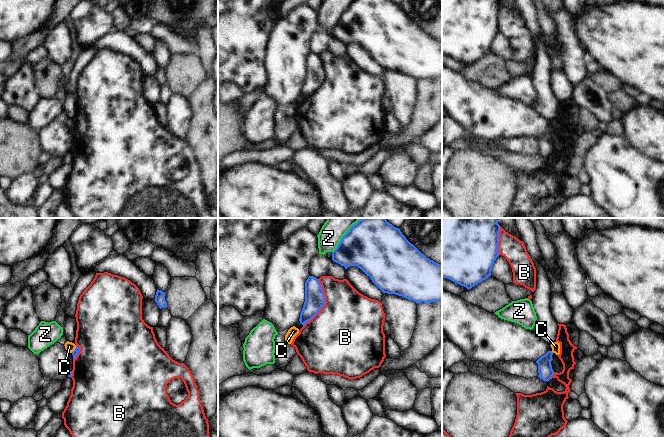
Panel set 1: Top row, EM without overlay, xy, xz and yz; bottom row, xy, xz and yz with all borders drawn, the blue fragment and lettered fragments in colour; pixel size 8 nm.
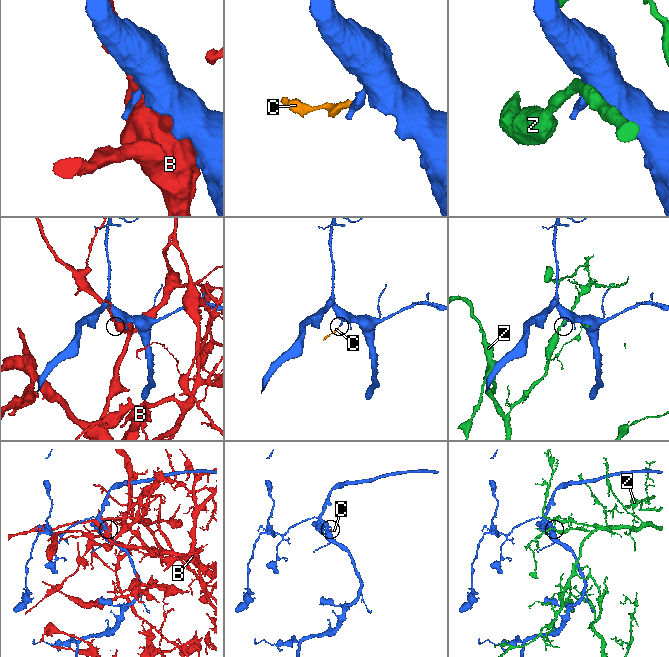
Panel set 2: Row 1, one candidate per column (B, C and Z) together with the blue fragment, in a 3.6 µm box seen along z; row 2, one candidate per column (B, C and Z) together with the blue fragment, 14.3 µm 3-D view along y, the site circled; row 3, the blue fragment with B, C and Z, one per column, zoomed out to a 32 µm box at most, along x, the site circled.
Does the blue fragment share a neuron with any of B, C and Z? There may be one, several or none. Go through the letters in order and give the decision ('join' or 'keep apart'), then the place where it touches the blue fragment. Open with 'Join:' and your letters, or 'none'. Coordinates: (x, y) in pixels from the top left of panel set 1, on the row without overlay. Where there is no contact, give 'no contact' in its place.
Join: none
B: keep apart | xz (324, 79)
C: keep apart | xy (75, 125)
Z: keep apart | xz (342, 14)

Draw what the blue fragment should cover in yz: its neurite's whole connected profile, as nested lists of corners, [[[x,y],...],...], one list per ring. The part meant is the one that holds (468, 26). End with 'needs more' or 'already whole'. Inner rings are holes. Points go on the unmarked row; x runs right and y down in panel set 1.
[[[442,0],[442,54],[471,65],[491,52],[494,37],[499,32],[499,0]]]; already whole

